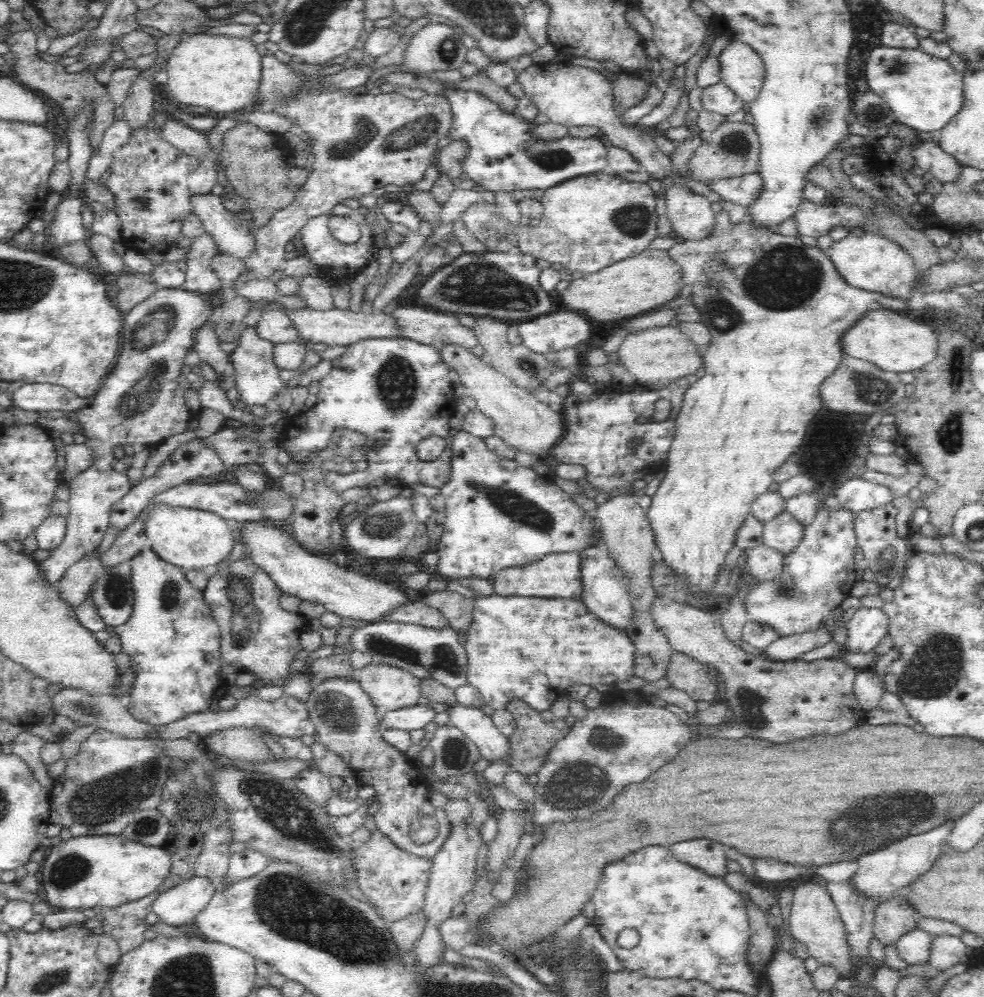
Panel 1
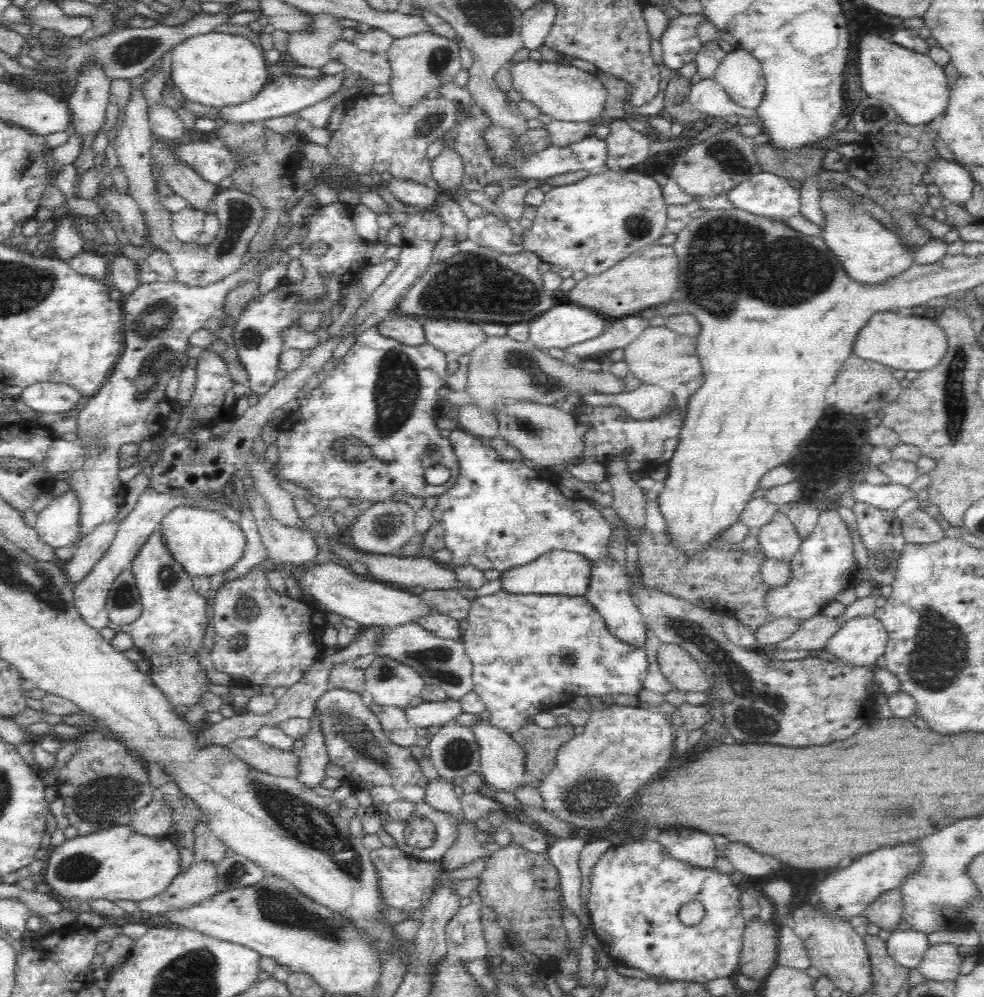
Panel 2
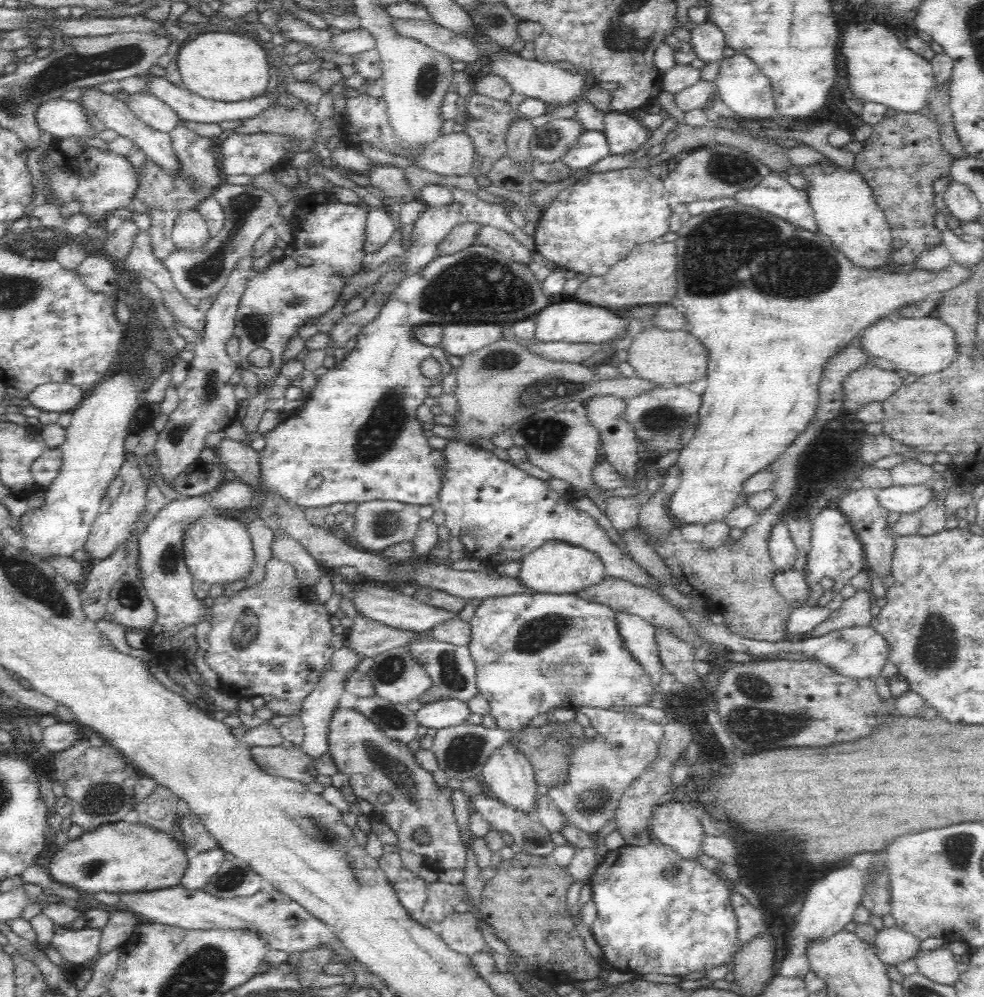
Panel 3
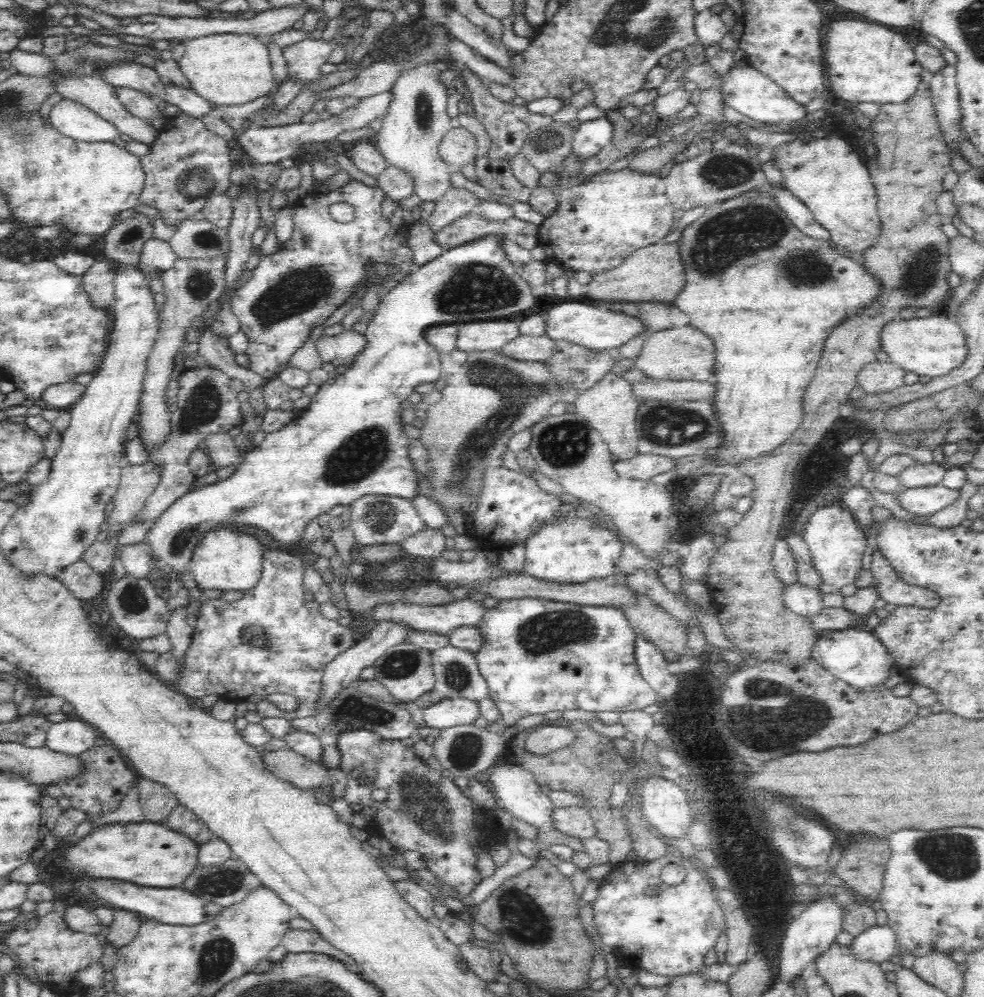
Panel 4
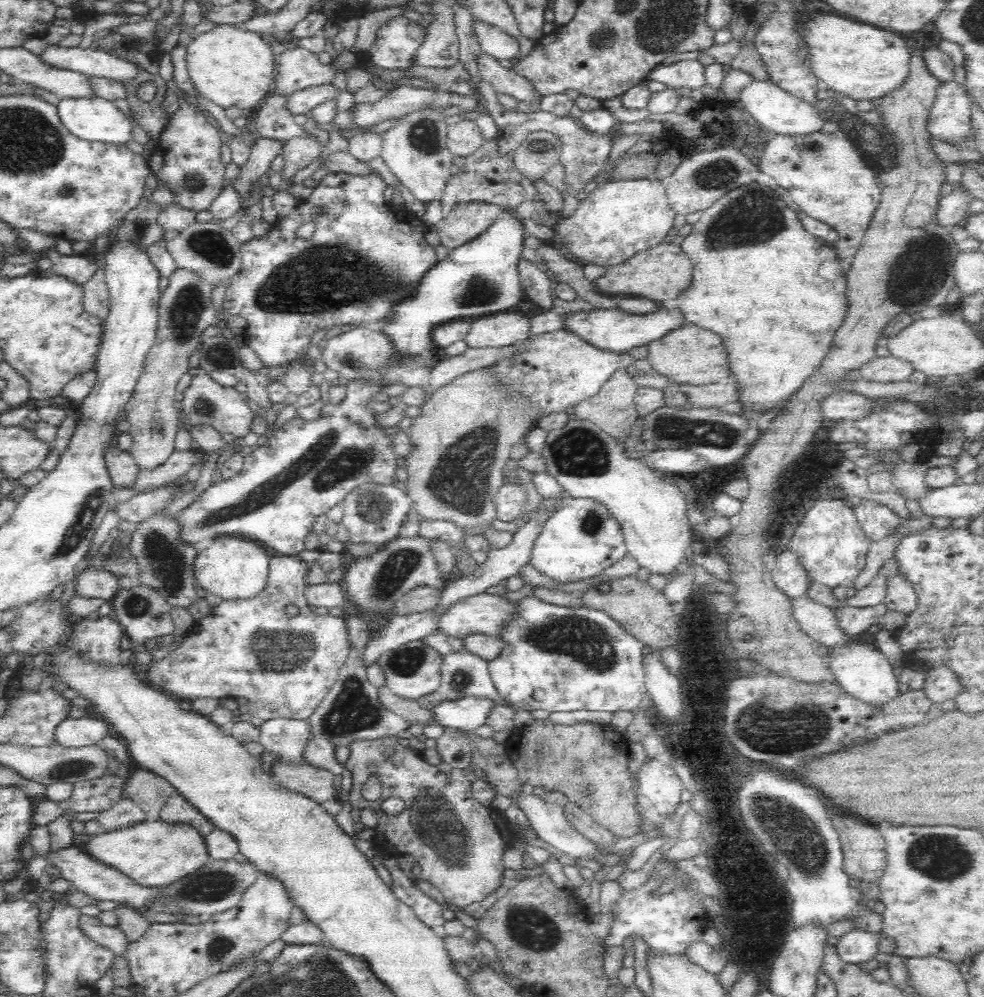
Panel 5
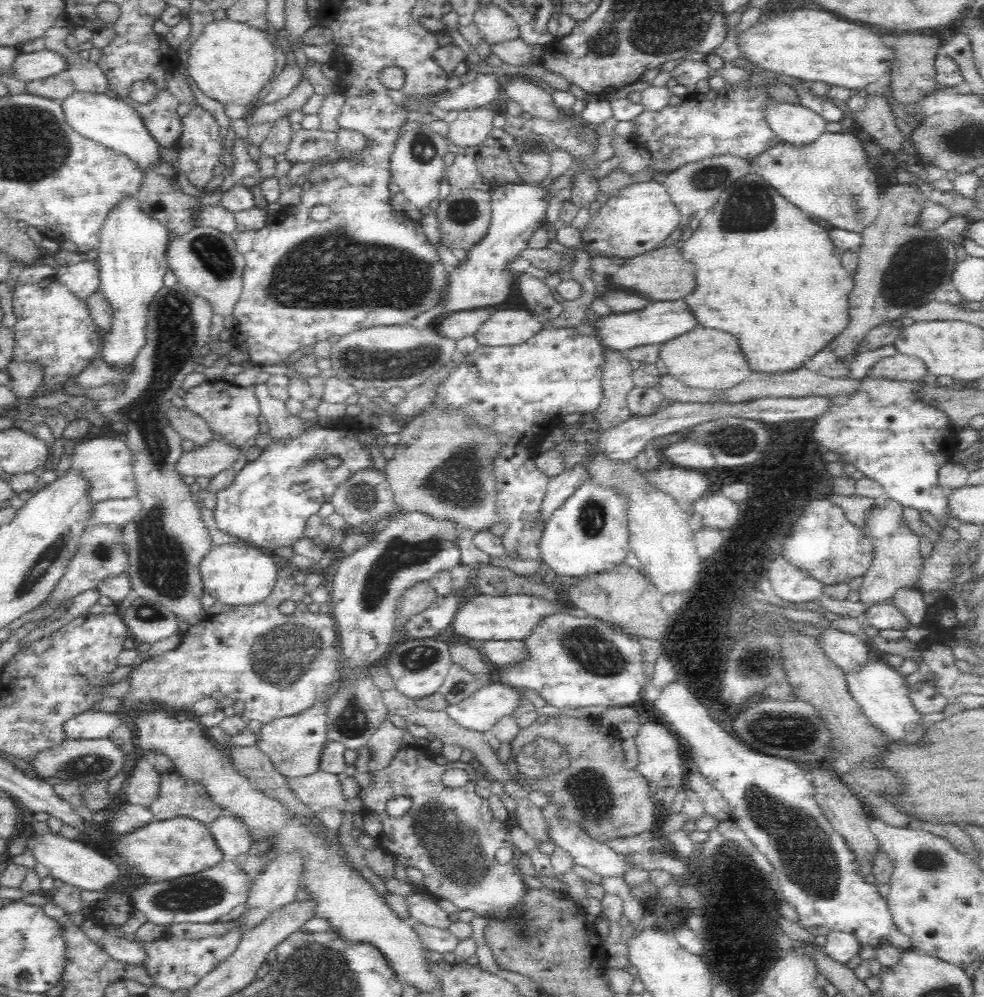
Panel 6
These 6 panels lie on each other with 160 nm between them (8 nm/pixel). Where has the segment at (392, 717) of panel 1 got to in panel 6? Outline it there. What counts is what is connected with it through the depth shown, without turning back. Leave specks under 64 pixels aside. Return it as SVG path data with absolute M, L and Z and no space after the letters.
M500 682L491 683L460 704L449 705L445 712L459 726L484 733L493 730L504 716L516 716L515 711L524 706L521 692Z

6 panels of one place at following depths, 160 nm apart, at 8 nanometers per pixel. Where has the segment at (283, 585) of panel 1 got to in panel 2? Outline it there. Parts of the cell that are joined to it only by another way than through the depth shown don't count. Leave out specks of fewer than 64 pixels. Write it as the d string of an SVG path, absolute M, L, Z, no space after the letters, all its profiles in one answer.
M324 563L313 567L303 576L300 586L320 602L322 609L332 619L352 618L361 628L404 626L417 623L419 618L434 613L420 596L380 581L363 580L340 564Z

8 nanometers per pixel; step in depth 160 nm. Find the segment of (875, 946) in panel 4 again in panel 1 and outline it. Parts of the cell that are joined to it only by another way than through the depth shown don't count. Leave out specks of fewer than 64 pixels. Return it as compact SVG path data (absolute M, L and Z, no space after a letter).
M914 929L895 940L897 954L908 966L920 966L927 963L933 937L928 933Z

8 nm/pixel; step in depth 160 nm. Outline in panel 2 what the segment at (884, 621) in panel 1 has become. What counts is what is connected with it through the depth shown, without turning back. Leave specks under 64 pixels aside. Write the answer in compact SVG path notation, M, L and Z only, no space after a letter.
M874 615L851 618L826 640L821 650L830 652L848 666L875 669L888 639L884 626Z

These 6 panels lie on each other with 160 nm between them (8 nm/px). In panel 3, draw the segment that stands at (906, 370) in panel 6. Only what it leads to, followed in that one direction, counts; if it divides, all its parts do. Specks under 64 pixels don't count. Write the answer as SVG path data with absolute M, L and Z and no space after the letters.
M869 360L861 369L855 370L849 377L846 377L843 384L844 409L856 413L865 402L884 402L903 385L902 380L898 371L879 368L872 363L872 360Z

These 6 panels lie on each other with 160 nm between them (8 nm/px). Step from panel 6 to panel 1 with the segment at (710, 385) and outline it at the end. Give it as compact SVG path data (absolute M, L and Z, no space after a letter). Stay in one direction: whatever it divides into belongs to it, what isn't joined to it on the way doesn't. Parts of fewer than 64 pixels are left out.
M669 325L628 336L617 352L619 362L634 375L635 384L640 388L646 388L646 384L654 384L660 380L674 382L690 374L698 375L703 365L697 345L686 338L678 327Z

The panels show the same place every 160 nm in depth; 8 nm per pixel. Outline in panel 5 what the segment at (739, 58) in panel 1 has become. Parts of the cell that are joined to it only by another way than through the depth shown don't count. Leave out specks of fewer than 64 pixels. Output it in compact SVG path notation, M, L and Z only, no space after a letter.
M754 79L741 91L738 101L750 112L750 116L766 129L770 136L808 136L820 131L824 126L825 118L812 105L788 94L782 87L768 81Z

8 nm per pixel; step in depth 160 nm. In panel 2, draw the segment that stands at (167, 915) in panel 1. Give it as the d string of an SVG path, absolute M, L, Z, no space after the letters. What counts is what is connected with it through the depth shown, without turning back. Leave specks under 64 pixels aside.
M195 860L188 870L174 878L172 884L154 898L134 902L134 908L150 914L162 914L172 908L188 908L218 893L217 865Z

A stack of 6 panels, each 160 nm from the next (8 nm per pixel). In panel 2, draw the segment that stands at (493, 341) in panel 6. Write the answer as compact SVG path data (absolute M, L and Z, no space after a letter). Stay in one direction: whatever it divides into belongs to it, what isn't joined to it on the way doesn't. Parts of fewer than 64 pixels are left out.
M416 319L422 323L426 331L427 346L445 354L456 352L460 356L470 355L487 338L480 324L468 324L468 321L460 320L452 322L453 319Z

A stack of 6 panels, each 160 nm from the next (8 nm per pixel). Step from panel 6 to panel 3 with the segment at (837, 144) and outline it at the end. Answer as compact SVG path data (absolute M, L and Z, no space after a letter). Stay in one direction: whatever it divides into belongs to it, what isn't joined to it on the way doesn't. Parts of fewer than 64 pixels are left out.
M827 156L813 164L791 167L808 181L806 192L819 233L832 239L846 259L854 265L869 270L877 270L889 265L888 250L891 246L891 229L885 214L876 205L874 193L865 178L855 169L844 169Z

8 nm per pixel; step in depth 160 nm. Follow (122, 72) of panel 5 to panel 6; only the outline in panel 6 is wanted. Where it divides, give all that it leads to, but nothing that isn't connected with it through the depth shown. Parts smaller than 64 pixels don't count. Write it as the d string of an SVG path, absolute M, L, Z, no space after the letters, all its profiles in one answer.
M46 48L38 52L21 52L14 58L7 76L29 83L38 79L61 74L66 68L66 59Z

